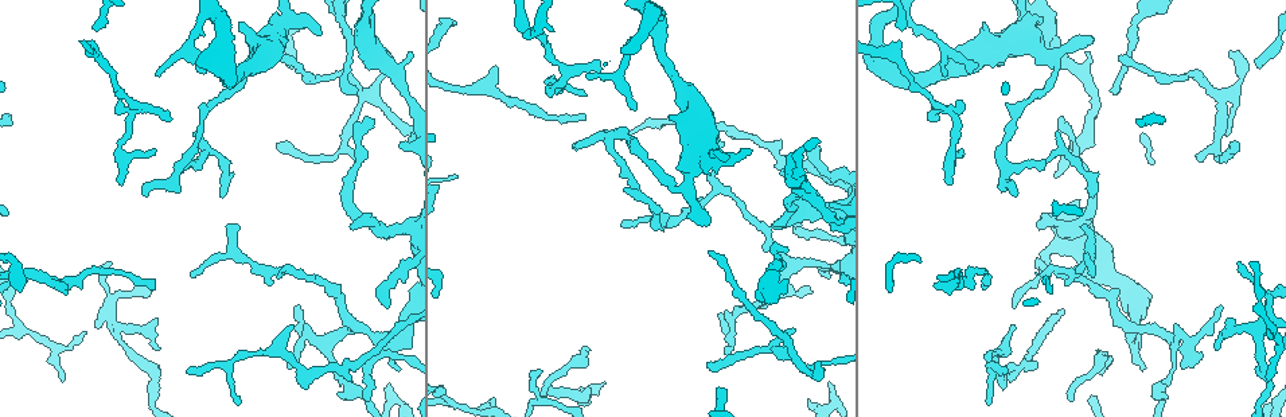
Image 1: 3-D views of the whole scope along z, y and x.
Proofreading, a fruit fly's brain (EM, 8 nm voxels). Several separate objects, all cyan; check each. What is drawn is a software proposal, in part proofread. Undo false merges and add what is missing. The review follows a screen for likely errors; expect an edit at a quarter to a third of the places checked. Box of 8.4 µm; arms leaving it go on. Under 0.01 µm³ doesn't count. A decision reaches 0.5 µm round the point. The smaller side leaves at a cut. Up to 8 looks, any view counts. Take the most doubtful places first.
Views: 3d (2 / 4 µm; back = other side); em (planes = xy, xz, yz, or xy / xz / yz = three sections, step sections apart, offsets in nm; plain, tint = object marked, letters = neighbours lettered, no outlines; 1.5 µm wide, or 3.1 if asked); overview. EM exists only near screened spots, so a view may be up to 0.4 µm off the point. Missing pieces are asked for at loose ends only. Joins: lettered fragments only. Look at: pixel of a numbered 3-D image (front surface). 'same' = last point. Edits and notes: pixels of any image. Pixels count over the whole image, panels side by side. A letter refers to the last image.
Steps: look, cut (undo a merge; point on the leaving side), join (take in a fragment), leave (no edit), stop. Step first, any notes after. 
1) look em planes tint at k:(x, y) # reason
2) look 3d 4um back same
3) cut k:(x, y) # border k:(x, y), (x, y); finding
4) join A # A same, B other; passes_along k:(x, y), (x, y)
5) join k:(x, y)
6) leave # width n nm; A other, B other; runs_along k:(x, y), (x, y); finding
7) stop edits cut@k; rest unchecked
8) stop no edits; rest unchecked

look em yz step 4 tint at 1:(387, 52) # tapers out

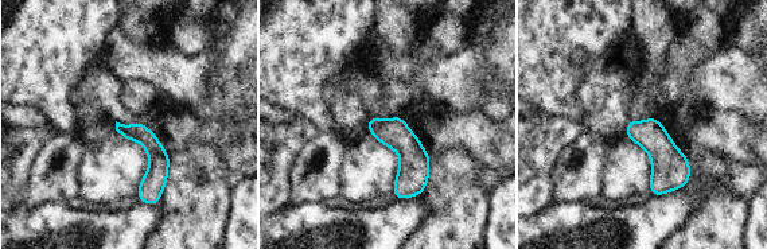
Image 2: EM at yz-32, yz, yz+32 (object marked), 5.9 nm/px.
look em planes tint same # cut it another way

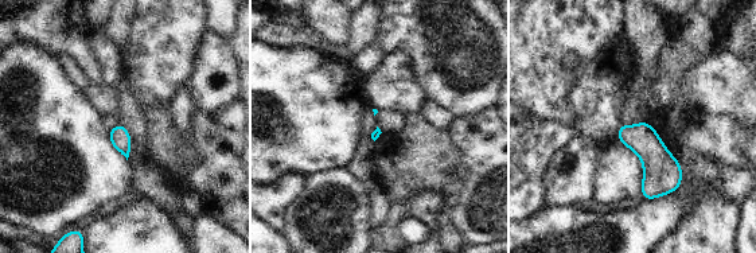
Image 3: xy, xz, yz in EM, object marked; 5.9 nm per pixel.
look em planes letters same # what lies round it

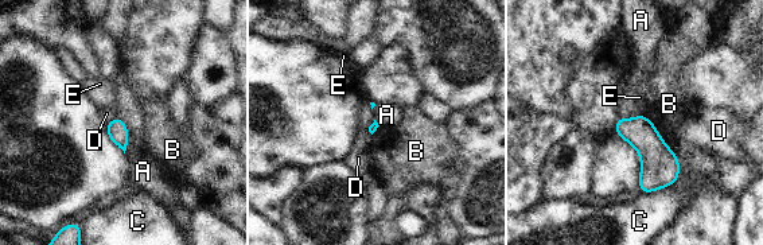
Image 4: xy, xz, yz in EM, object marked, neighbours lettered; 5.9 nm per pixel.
leave # A other, B other, C other, D other, E other; border 4:(116, 115), (128, 131), (125, 152); none of them fits

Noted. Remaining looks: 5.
look em yz step 4 letters at 1:(1118, 58) # end of a long branch

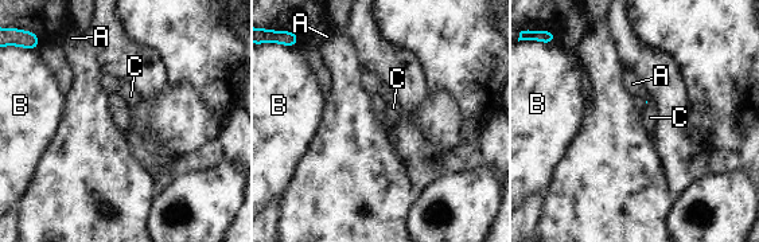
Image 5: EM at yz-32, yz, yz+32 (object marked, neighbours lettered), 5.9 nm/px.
look em planes letters same

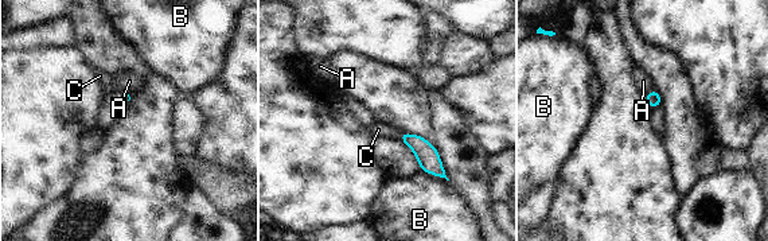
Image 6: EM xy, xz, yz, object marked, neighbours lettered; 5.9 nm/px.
leave # A other, B other, C other; border 6:(653, 88), (646, 93); no lettered fragment goes on from it

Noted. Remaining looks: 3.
look em planes letters at 1:(986, 288) # an open end

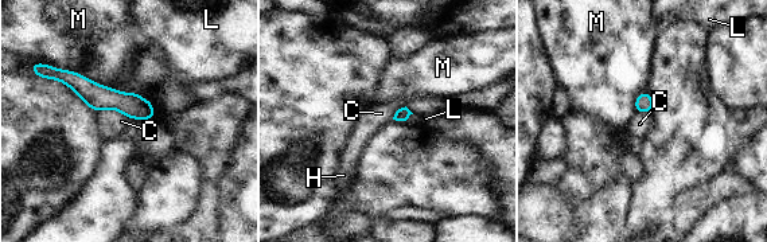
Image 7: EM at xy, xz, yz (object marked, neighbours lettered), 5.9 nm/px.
leave # width 80 nm; C other, H other, L other, M other; border 7:(405, 105), (392, 118); no lettered fragment goes on from it

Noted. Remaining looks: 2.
look em planes letters at 1:(227, 225) # an open end

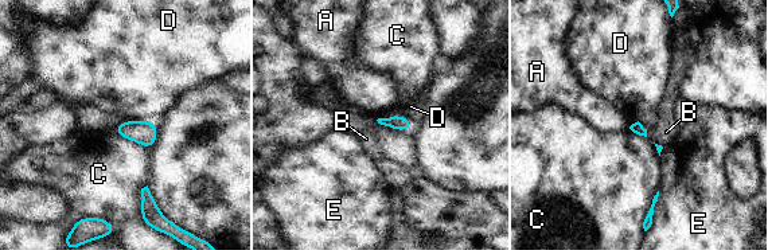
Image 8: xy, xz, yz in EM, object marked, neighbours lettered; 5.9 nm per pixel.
leave # longest_contact C 240 nm; A other, B other, C other, D other, E other; none of them fits

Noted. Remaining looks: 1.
stop no edits; rest unchecked

